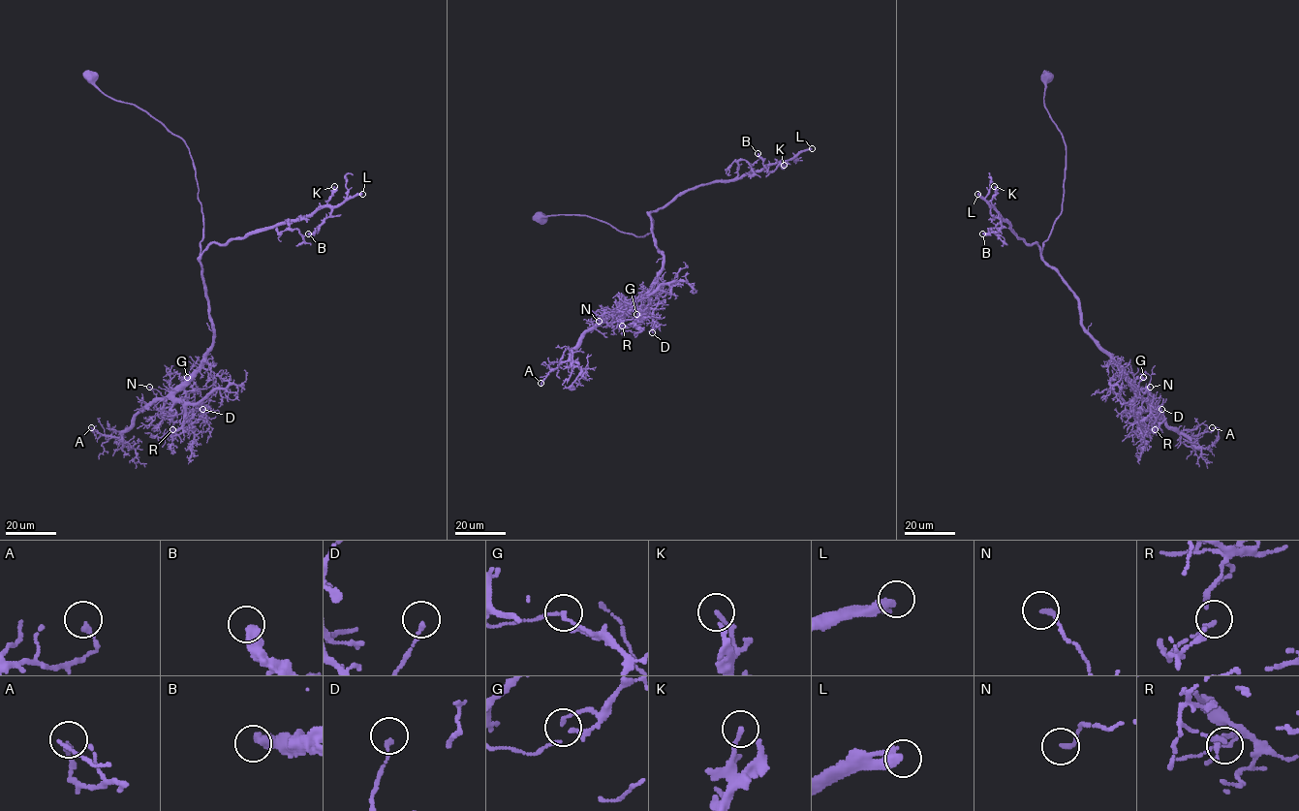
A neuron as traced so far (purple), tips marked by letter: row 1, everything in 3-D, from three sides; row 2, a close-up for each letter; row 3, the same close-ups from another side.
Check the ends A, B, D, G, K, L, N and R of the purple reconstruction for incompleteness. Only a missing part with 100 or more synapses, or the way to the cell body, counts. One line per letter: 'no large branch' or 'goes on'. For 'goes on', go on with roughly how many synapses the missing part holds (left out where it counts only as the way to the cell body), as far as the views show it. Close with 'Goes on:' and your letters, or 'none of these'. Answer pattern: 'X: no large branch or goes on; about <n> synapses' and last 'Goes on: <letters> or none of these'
A: no large branch
B: no large branch
D: no large branch
G: no large branch
K: no large branch
L: goes on; about 130 synapses
N: no large branch
R: no large branch
Goes on: L

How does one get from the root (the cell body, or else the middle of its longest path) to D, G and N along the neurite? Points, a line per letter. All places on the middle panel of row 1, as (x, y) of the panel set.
D: (540, 217), (585, 215), (643, 236), (652, 231), (649, 211), (663, 269), (624, 305), (652, 309), (652, 332)
G: (540, 217), (585, 215), (643, 236), (652, 231), (649, 211), (663, 269), (634, 304), (643, 309), (636, 314)
N: (540, 217), (585, 215), (643, 236), (652, 231), (649, 211), (663, 269), (647, 292), (599, 321)

